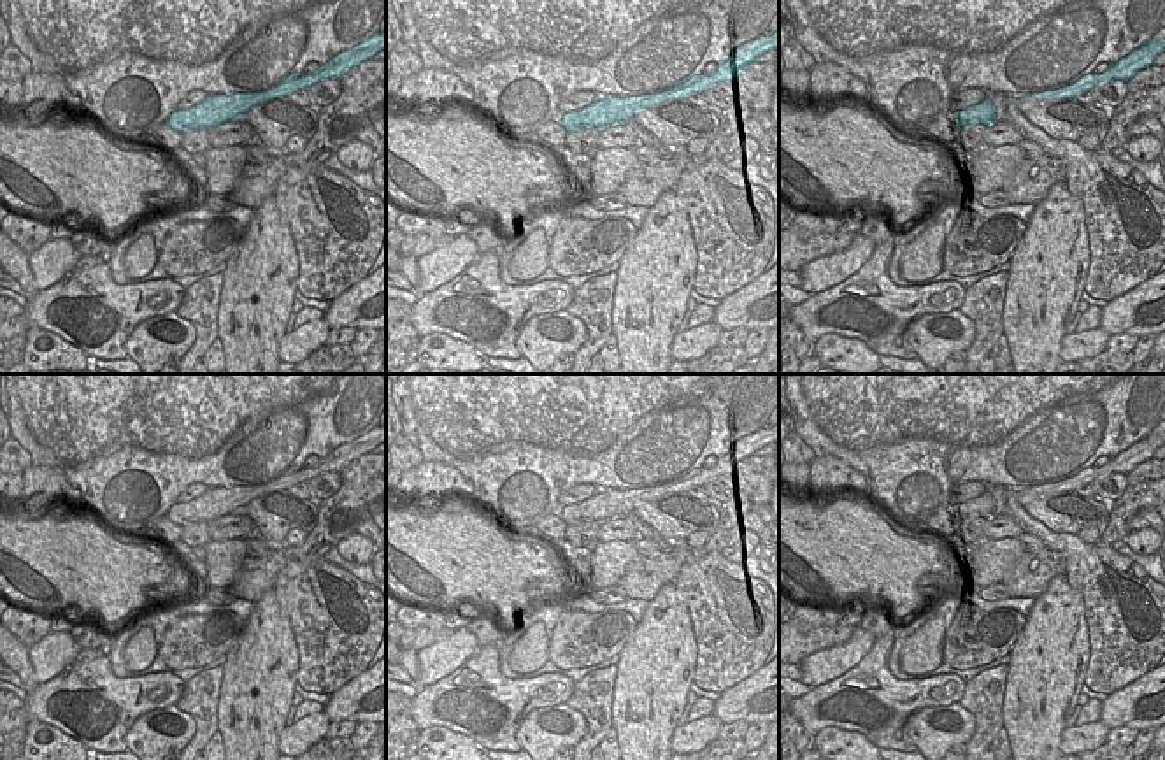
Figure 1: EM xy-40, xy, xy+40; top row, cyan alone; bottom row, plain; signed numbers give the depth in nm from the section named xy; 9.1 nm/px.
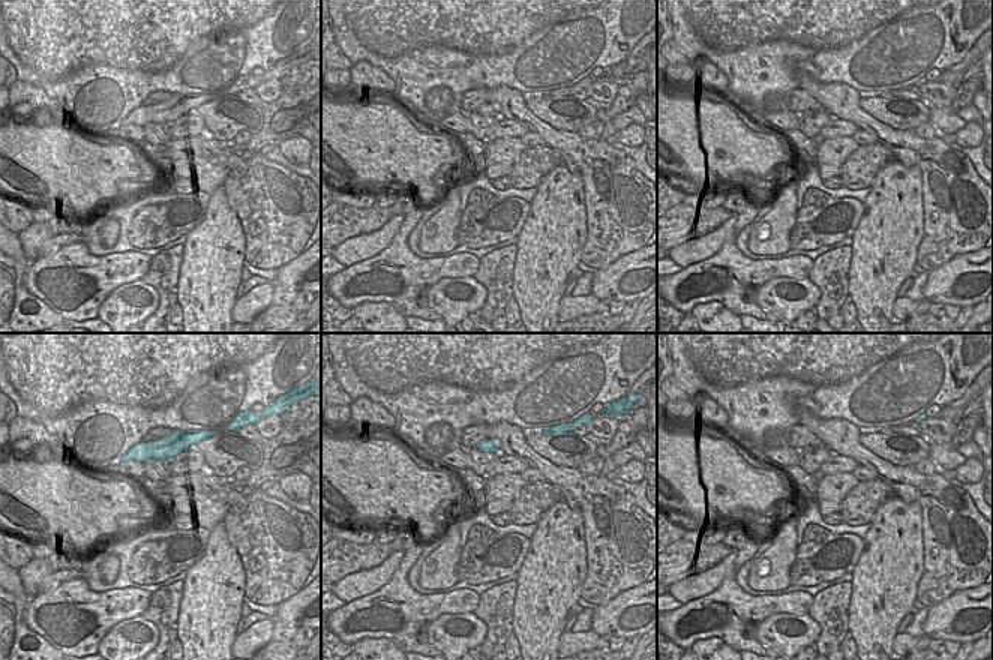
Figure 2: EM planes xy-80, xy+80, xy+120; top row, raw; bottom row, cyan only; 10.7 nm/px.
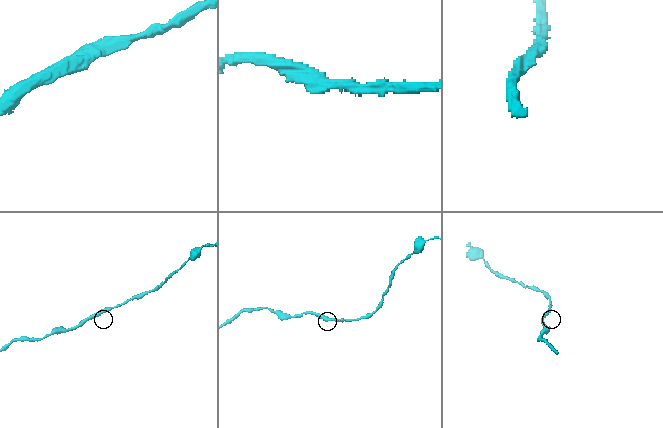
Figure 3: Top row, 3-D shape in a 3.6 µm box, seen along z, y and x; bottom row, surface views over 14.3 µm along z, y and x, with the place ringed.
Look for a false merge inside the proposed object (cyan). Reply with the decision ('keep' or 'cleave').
keep

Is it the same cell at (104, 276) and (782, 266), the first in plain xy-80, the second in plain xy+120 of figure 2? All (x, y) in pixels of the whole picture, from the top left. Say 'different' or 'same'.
same

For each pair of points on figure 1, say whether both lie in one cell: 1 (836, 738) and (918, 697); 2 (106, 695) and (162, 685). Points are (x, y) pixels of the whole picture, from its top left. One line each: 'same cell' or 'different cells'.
1: different cells
2: same cell

